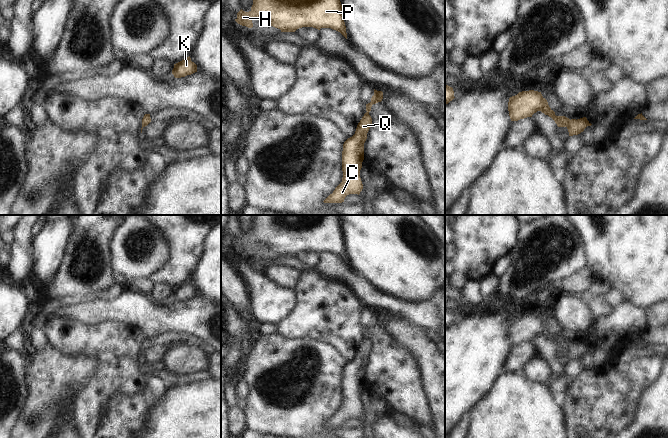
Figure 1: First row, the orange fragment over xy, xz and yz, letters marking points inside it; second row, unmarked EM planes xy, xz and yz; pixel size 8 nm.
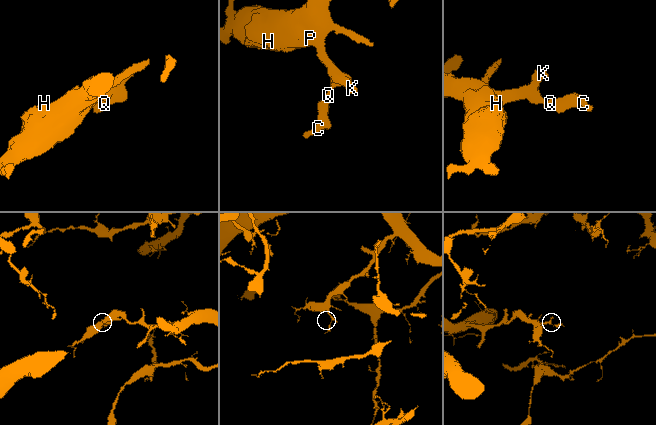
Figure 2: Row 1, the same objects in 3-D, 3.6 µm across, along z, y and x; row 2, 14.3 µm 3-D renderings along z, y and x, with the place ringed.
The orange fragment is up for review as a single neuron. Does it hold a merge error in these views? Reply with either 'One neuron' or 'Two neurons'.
One neuron

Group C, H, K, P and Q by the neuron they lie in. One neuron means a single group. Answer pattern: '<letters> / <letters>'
C H K P Q

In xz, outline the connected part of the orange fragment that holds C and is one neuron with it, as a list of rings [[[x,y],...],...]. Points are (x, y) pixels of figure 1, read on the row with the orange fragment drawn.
[[[374,89],[374,95],[371,102],[366,104],[366,113],[357,125],[355,134],[348,138],[343,144],[342,151],[342,182],[335,188],[323,202],[324,203],[342,203],[349,194],[360,194],[363,184],[360,178],[360,170],[364,160],[364,143],[367,139],[367,133],[372,124],[372,118],[369,115],[373,104],[381,102],[383,92]]]

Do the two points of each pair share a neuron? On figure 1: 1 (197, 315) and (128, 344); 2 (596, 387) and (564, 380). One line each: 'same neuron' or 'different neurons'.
1: different neurons
2: different neurons

